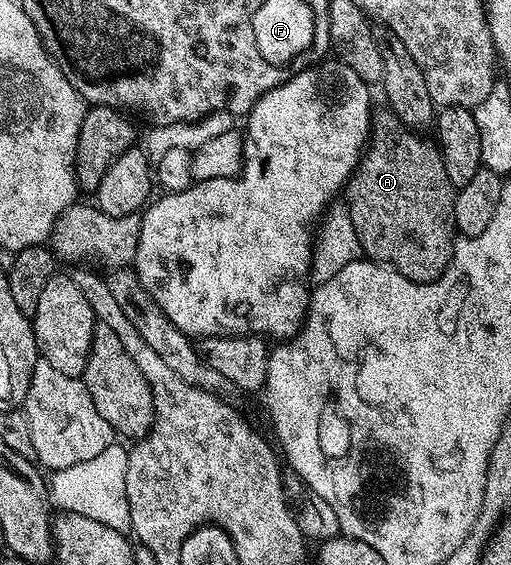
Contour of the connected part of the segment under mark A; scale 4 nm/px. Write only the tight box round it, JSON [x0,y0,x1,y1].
[345,111,457,281]

